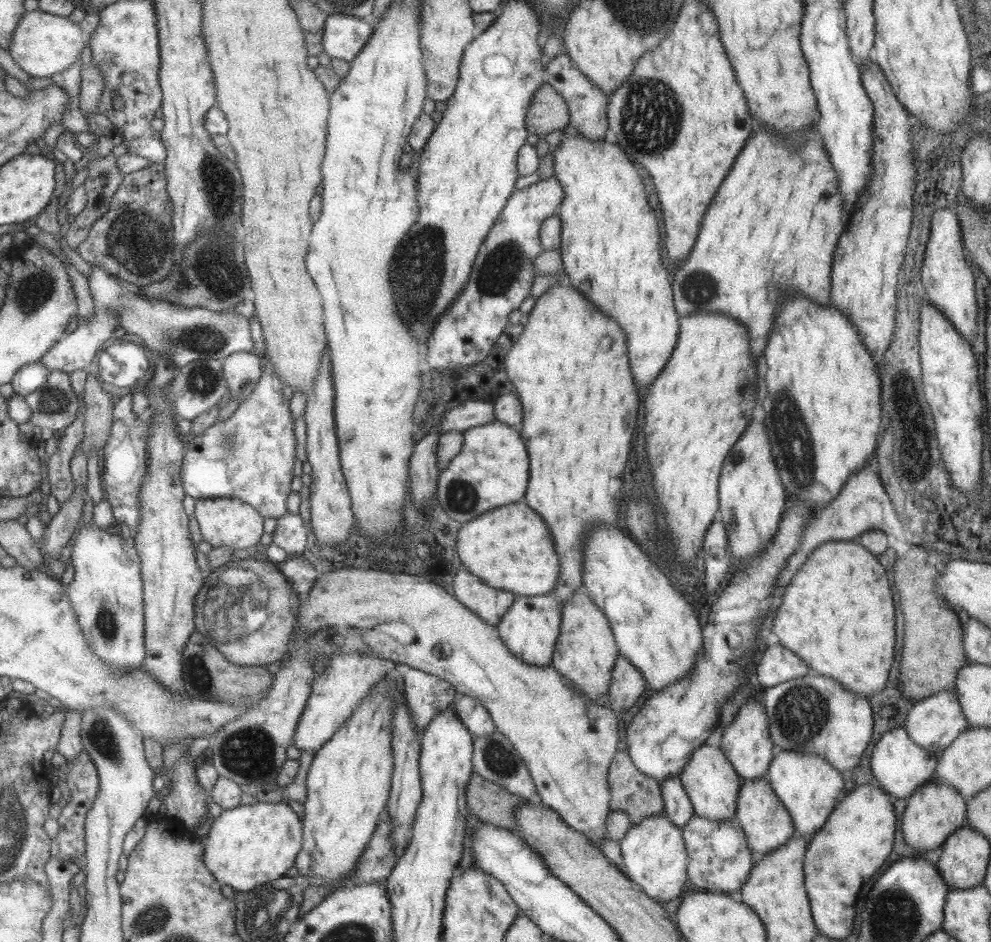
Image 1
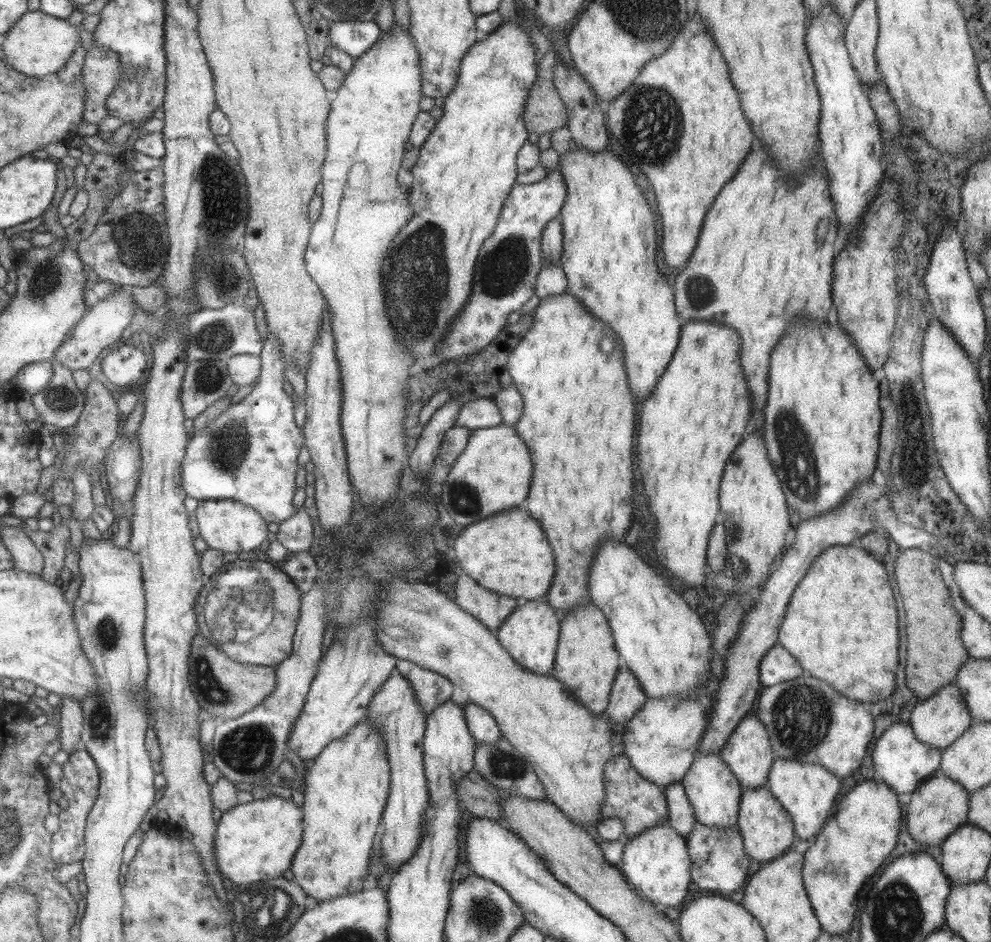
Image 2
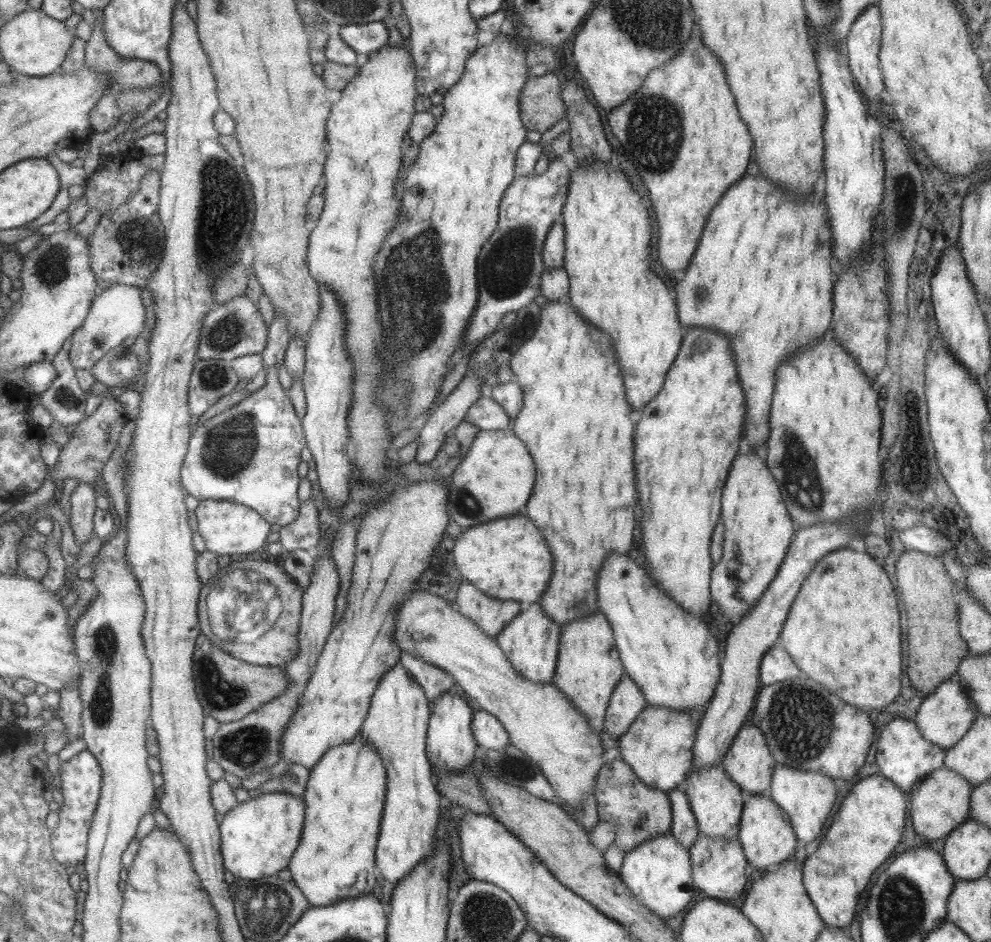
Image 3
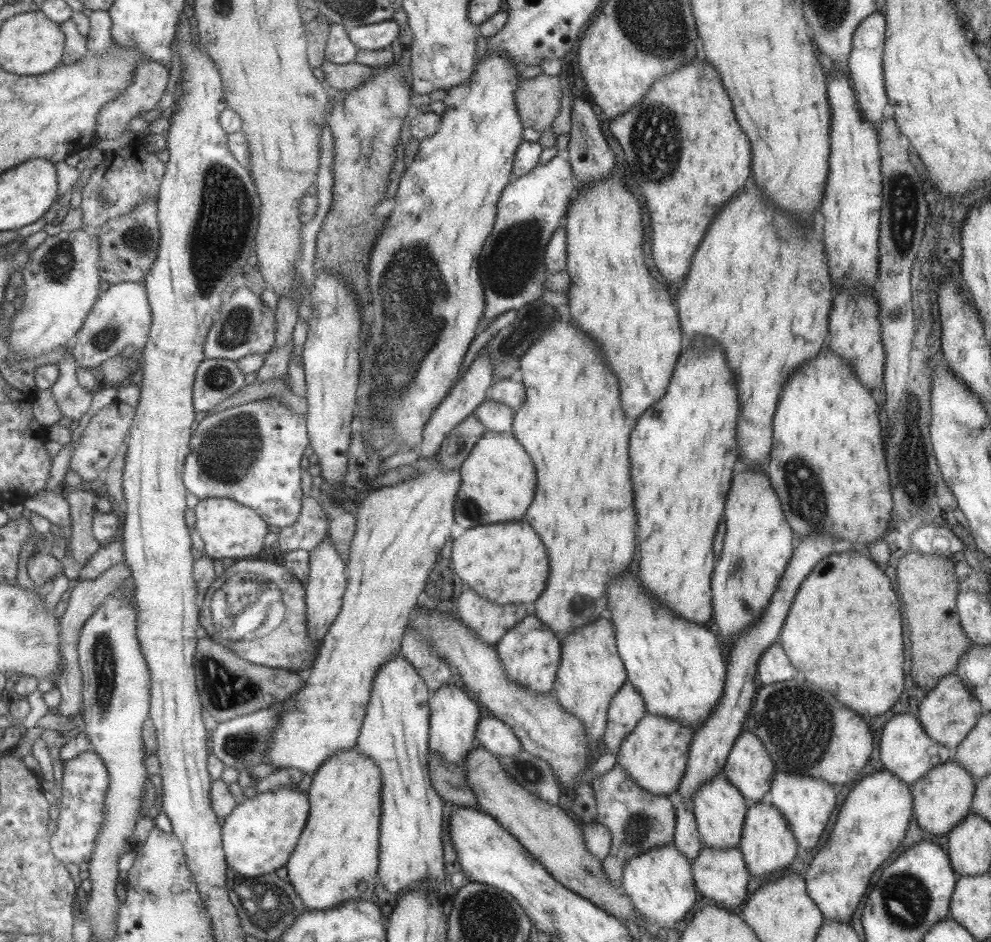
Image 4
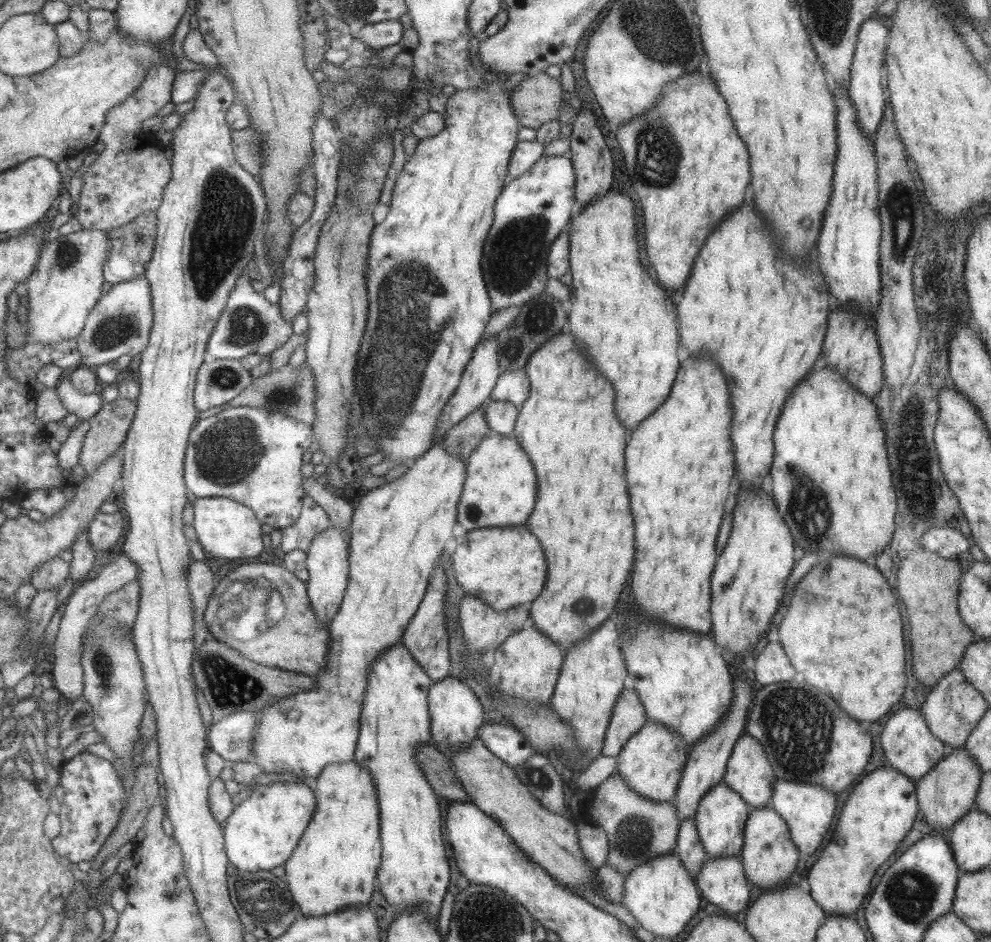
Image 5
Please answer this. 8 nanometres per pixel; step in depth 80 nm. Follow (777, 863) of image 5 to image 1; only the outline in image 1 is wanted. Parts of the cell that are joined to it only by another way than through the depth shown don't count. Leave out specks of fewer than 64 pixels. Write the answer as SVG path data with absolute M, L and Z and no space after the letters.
M766 778L741 780L734 817L745 833L749 850L758 852L762 856L777 846L784 845L789 837L795 834L795 826L787 809L776 797Z

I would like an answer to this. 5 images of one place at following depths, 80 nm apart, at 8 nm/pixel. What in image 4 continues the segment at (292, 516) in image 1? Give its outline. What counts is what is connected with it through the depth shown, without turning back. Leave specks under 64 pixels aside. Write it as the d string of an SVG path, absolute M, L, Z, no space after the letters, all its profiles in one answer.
M313 496L302 497L300 513L291 526L283 527L278 533L279 544L276 553L286 553L295 549L307 552L319 544L326 536L326 514Z

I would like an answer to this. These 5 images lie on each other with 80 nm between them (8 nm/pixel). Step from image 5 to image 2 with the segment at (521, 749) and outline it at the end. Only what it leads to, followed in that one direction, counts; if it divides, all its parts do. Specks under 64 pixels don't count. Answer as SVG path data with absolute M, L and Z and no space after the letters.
M469 700L464 703L462 709L467 729L476 743L499 742L501 733L491 714Z

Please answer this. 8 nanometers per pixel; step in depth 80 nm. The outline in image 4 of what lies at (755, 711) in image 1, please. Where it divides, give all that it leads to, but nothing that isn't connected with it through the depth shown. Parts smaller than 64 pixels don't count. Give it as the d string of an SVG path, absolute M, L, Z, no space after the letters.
M746 730L737 736L722 768L727 780L748 803L767 799L775 771L765 746Z

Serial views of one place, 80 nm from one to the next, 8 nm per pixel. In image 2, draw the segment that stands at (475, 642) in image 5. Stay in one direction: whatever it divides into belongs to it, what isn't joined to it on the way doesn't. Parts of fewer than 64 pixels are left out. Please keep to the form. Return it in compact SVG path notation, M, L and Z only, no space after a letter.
M461 573L454 583L454 602L461 611L471 614L487 628L496 631L513 610L516 600L511 596L499 596L477 584L465 573Z

